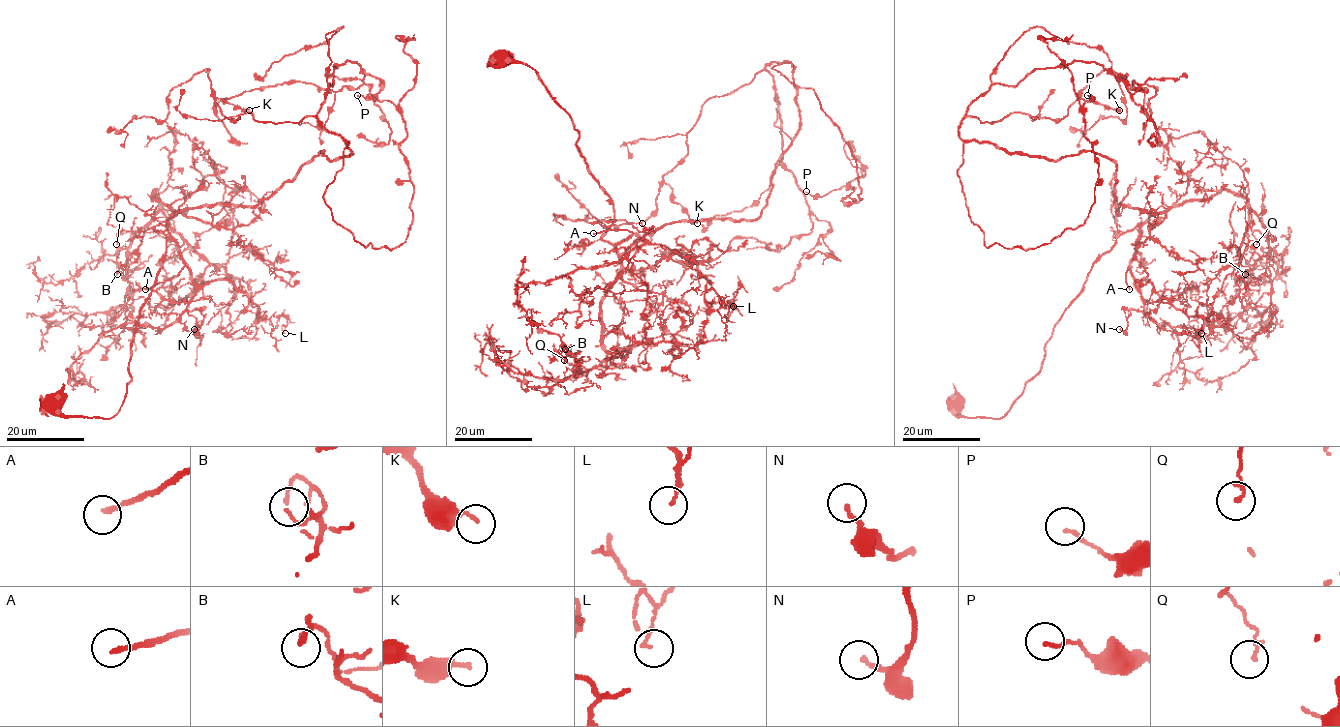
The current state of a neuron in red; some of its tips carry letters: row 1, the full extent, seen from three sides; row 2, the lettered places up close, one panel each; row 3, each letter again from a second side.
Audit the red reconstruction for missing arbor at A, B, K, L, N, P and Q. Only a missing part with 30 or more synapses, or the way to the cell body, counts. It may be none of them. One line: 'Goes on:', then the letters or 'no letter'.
Goes on: A

